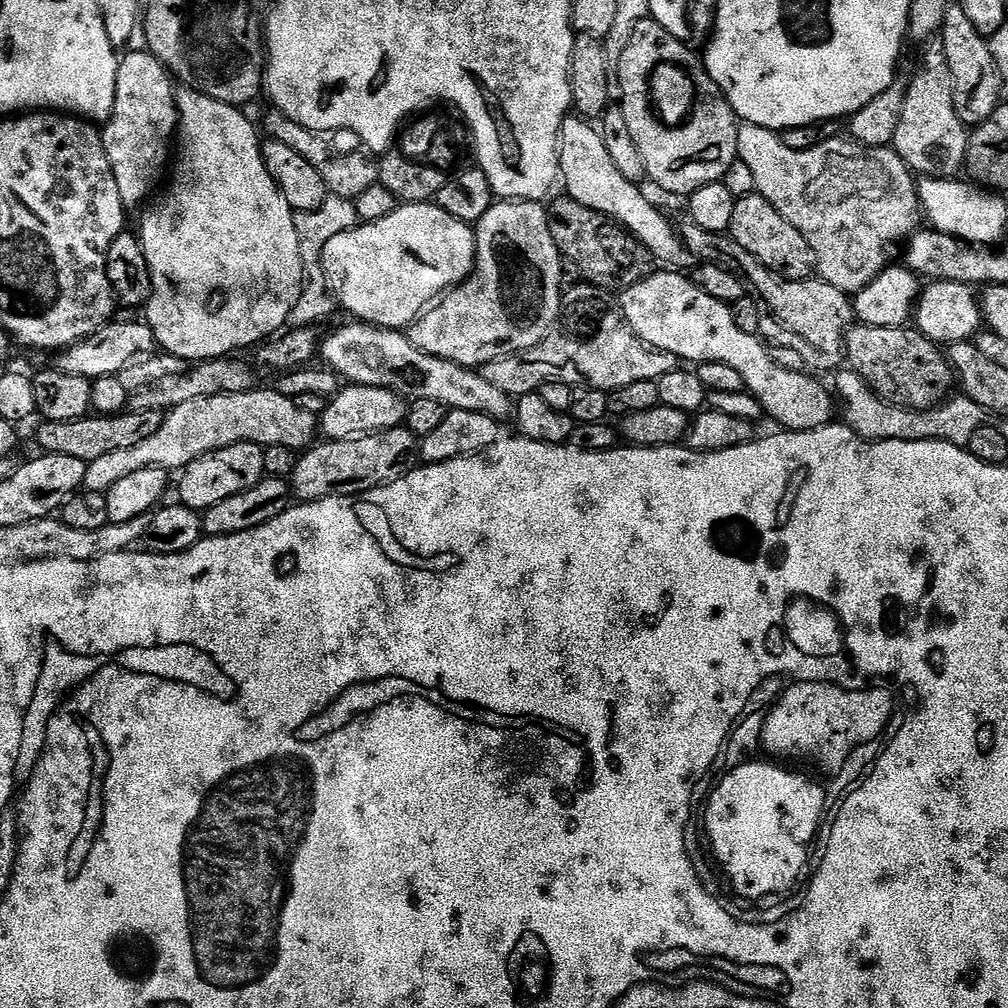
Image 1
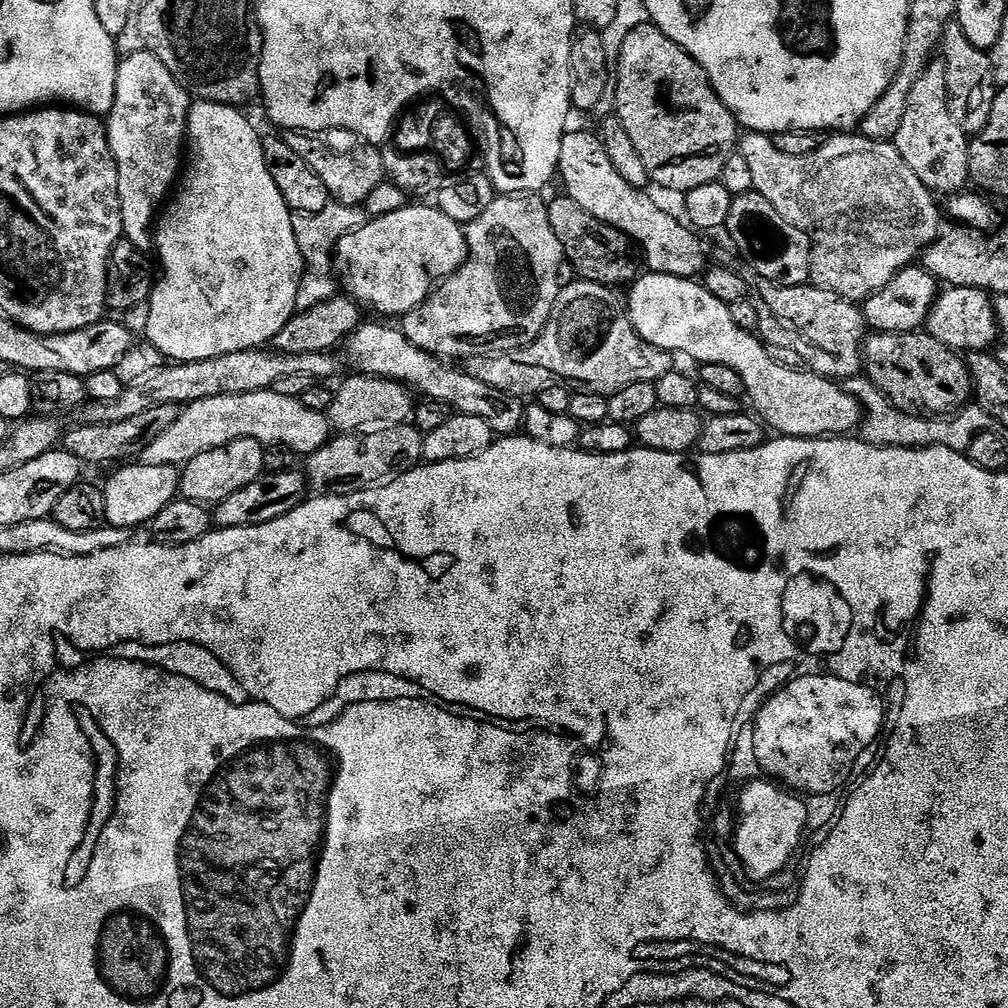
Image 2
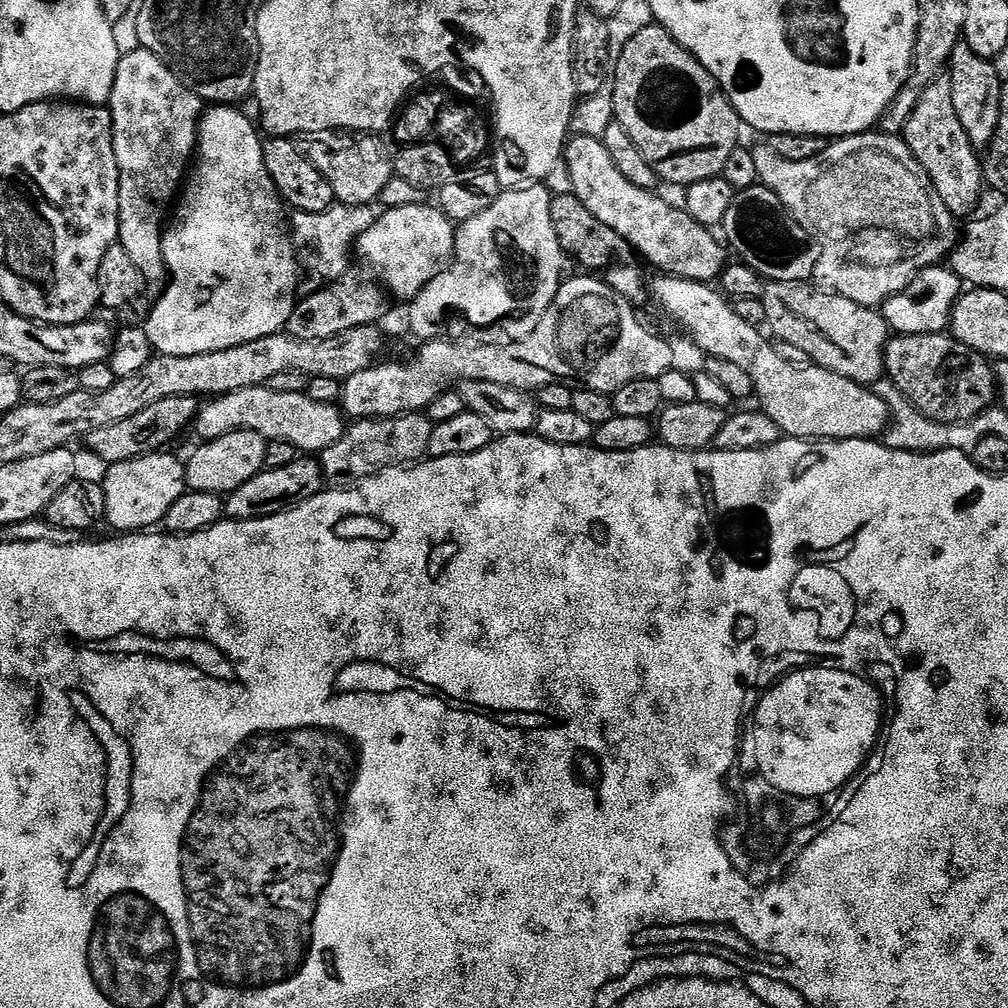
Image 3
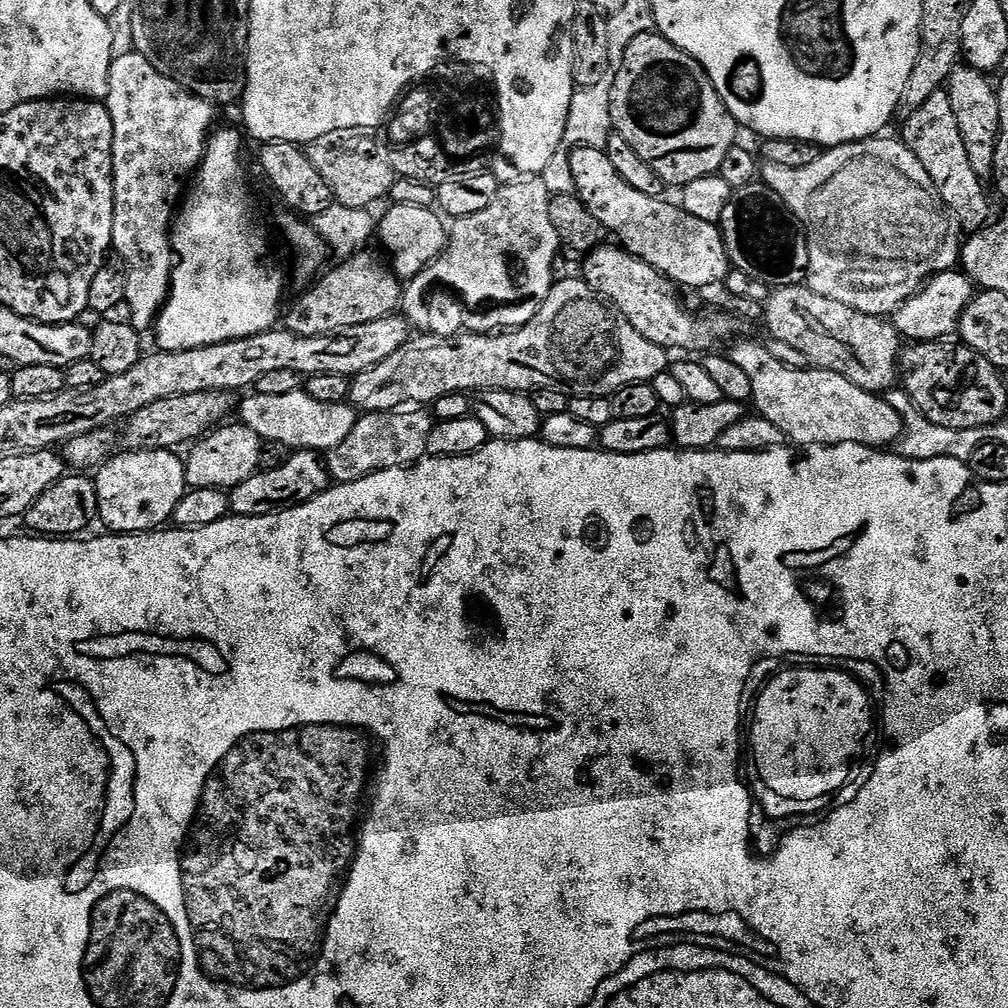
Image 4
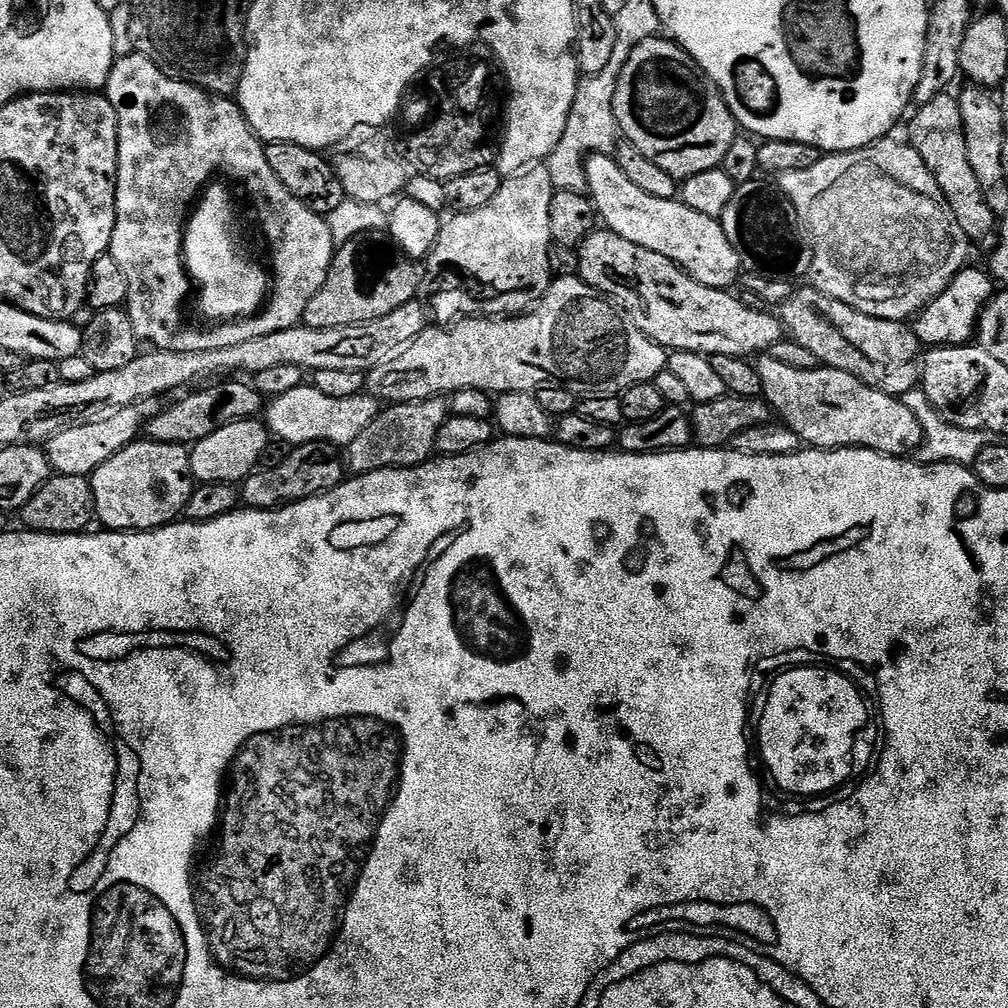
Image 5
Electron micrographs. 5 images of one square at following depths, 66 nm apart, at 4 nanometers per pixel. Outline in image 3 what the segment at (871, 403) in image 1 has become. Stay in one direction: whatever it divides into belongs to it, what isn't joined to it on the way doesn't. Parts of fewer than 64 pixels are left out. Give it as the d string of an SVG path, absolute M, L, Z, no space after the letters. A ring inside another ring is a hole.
M890 379L879 380L874 385L874 391L876 396L888 407L890 419L888 427L882 433L882 442L888 448L902 450L903 452L919 453L958 450L968 454L971 453L974 446L978 446L978 442L982 442L982 438L986 438L990 434L990 428L988 428L989 417L987 415L969 420L967 424L940 424L937 420L926 418L900 393Z

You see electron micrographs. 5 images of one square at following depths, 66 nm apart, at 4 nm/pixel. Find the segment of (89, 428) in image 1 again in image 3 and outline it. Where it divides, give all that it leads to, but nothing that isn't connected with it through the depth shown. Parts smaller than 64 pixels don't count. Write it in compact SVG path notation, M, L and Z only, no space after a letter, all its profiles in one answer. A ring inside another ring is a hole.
M175 396L174 398L162 398L162 402L154 402L154 406L146 406L146 410L139 414L133 414L130 418L122 418L122 422L114 422L114 426L102 426L102 430L94 430L88 433L86 443L88 448L100 460L105 460L105 465L111 466L118 462L133 460L139 456L149 456L151 452L167 449L171 440L176 440L184 431L191 429L196 423L196 416L200 413L202 404L195 396Z

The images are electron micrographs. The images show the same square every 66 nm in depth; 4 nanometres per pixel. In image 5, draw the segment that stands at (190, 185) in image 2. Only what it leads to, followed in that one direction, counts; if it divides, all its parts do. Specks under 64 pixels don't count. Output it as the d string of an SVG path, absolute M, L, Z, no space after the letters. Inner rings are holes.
M214 182L193 207L184 230L184 260L194 285L194 304L210 322L227 322L254 316L270 295L270 276L240 245L240 220L227 183Z

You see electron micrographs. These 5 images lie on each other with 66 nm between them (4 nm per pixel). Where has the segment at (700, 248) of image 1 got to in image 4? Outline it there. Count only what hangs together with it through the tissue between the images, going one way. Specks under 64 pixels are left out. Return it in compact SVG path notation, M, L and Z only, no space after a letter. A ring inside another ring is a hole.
M804 284L769 291L764 305L763 323L768 323L769 337L806 354L808 364L842 374L862 386L862 390L887 393L898 380L898 361L902 337L895 323L879 316L862 314L857 308L814 294ZM888 323L888 324L887 324Z

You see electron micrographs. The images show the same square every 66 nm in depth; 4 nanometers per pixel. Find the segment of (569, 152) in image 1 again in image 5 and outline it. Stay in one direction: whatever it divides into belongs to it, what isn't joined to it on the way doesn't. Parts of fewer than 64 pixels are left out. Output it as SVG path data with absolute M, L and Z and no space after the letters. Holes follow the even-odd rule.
M597 154L588 157L587 195L596 206L596 215L603 227L609 232L626 238L626 242L634 242L634 246L646 246L646 250L654 250L654 254L662 254L670 258L681 272L687 272L702 286L731 289L732 283L742 276L740 259L730 246L730 238L726 238L724 225L720 220L710 218L706 214L698 214L698 210L690 210L680 199L667 200L653 198L646 194L622 174L615 159L608 154Z

